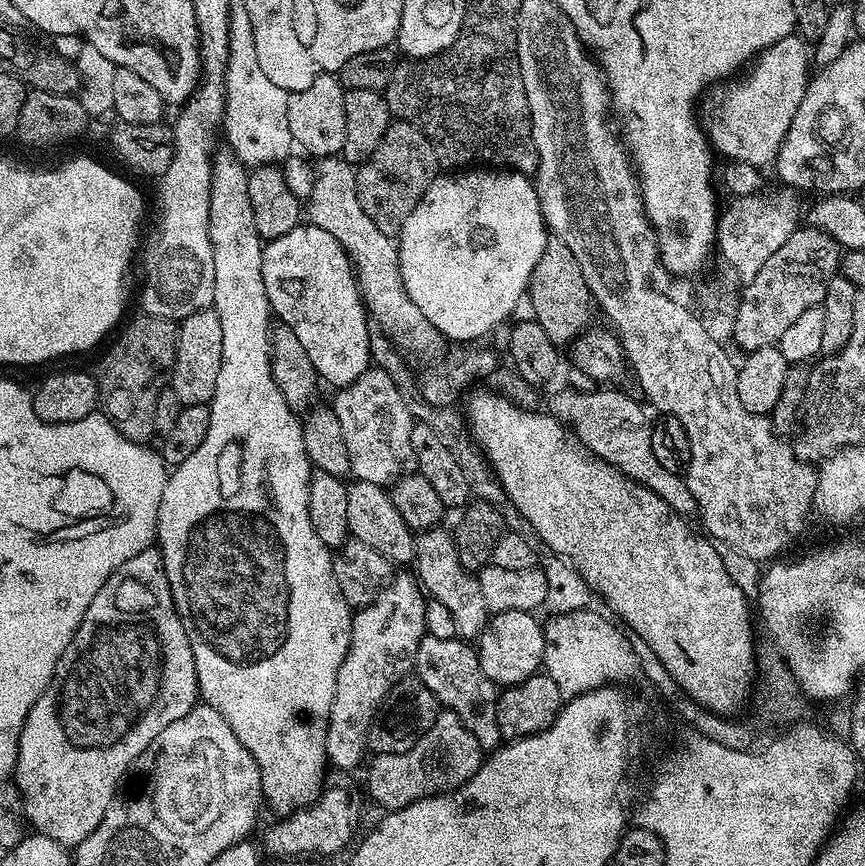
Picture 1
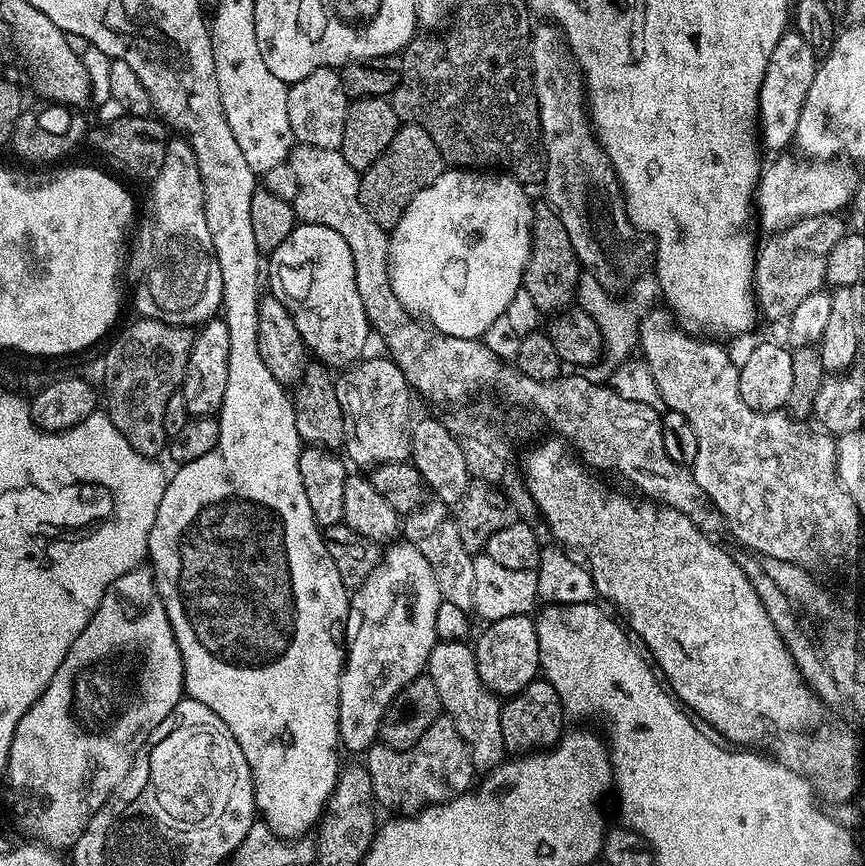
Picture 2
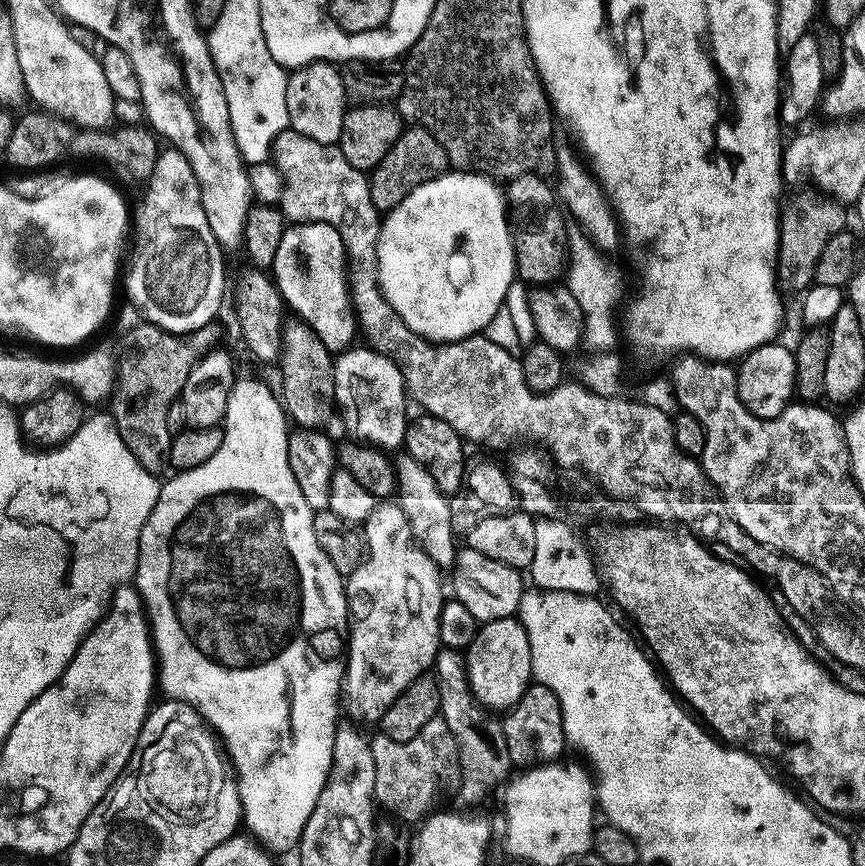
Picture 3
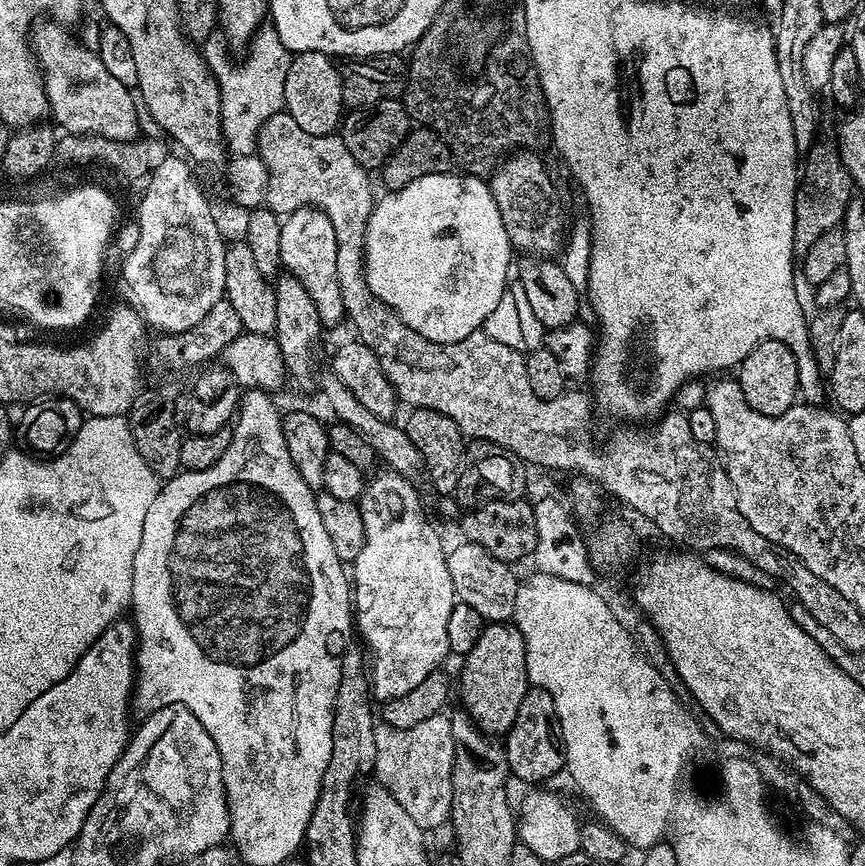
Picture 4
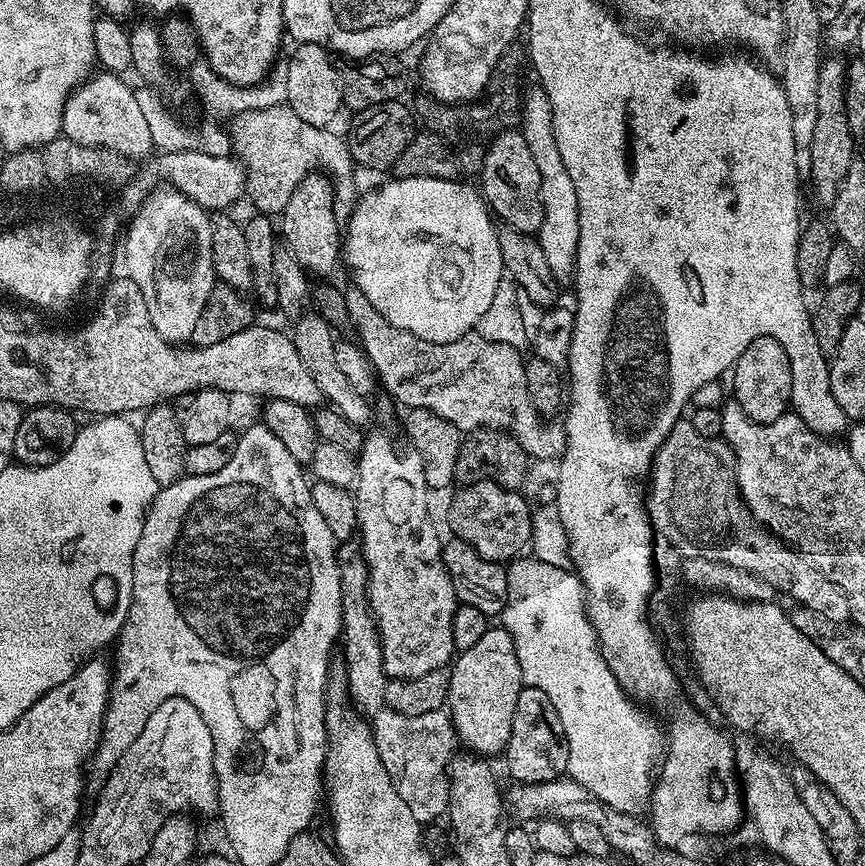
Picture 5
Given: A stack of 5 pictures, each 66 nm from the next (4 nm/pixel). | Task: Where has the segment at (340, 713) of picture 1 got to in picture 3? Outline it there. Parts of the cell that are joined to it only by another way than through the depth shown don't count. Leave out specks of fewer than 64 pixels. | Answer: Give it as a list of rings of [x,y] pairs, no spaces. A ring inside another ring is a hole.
[[[396,502],[377,503],[366,521],[366,555],[364,561],[346,577],[348,590],[348,614],[350,635],[346,640],[346,667],[342,681],[342,696],[346,708],[352,711],[351,719],[365,720],[375,725],[386,714],[386,710],[414,682],[435,665],[436,653],[442,645],[438,634],[438,618],[446,599],[440,585],[441,569],[430,558],[408,521],[404,509]]]

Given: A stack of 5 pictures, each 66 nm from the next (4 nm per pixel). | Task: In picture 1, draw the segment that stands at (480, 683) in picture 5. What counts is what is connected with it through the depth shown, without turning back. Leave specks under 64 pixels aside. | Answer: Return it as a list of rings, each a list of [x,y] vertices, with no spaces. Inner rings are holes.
[[[506,610],[495,613],[488,625],[480,631],[478,651],[480,653],[480,669],[486,678],[490,678],[497,686],[521,684],[526,678],[537,675],[544,663],[544,624],[536,621],[537,617],[522,610]]]

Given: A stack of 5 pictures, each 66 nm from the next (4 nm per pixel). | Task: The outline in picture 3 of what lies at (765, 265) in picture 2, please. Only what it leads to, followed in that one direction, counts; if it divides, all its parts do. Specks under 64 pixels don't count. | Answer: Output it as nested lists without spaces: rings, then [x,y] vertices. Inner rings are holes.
[[[808,190],[797,191],[800,193],[793,198],[792,205],[789,208],[787,205],[780,214],[780,245],[776,255],[776,274],[779,283],[785,289],[807,289],[814,281],[814,270],[818,266],[818,258],[825,249],[826,242],[830,242],[834,234],[849,227],[849,209],[845,205],[829,198],[823,191],[804,191]]]

